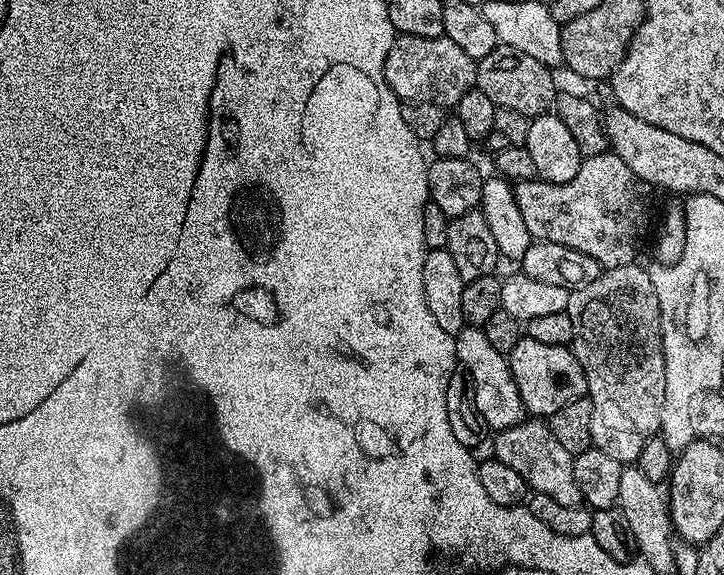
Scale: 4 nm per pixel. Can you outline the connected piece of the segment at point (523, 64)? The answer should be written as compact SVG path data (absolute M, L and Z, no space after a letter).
M500 44L477 63L475 87L480 88L482 94L486 94L486 98L490 98L490 102L494 102L497 108L518 110L518 114L529 118L543 116L553 107L558 95L552 72L553 69L538 62L538 58L530 58L530 54L522 50Z

